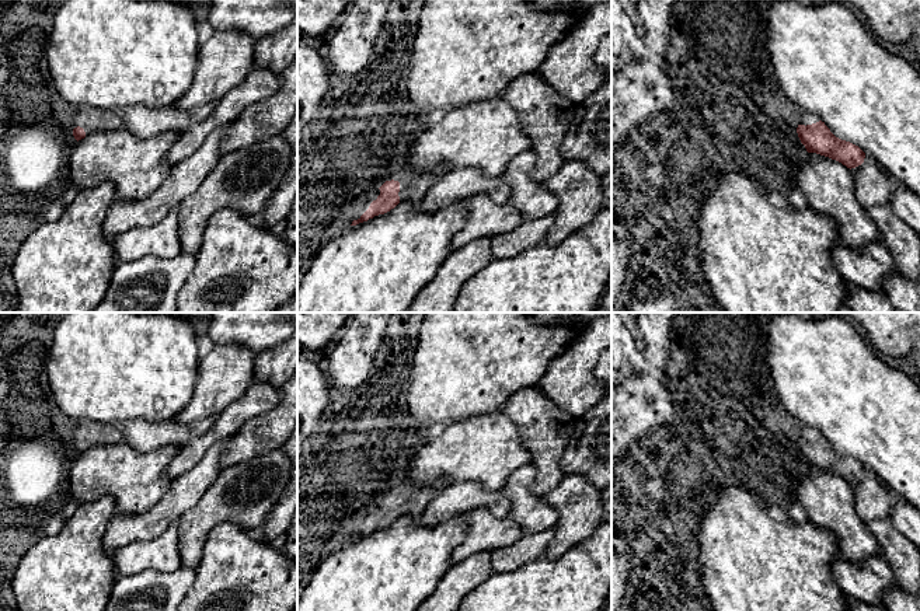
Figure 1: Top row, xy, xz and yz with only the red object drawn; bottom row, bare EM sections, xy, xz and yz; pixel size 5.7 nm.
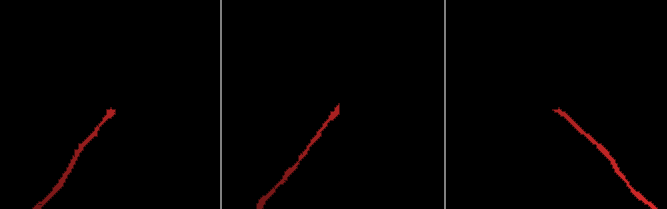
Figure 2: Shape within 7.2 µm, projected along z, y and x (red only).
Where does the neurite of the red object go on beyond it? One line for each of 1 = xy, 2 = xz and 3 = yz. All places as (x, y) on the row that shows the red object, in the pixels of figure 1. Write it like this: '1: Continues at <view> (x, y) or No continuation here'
1: Continues at xy (91, 119)
2: Continues at xz (413, 185)
3: Continues at yz (807, 118)

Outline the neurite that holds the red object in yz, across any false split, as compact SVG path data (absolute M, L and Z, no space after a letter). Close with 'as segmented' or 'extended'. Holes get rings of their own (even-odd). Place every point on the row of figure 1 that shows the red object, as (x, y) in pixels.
M802 114L797 133L808 153L829 157L850 170L864 163L865 153L858 146L836 137L813 114Z; extended

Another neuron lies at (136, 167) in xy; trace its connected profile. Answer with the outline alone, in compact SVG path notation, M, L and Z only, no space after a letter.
M123 128L94 132L76 142L69 157L70 184L81 191L111 182L115 185L115 199L143 199L172 170L164 156L178 137L177 132L167 132L140 139Z

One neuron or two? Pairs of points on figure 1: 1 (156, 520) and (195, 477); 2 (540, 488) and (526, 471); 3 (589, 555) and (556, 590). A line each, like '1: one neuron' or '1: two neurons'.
1: one neuron
2: two neurons
3: one neuron

